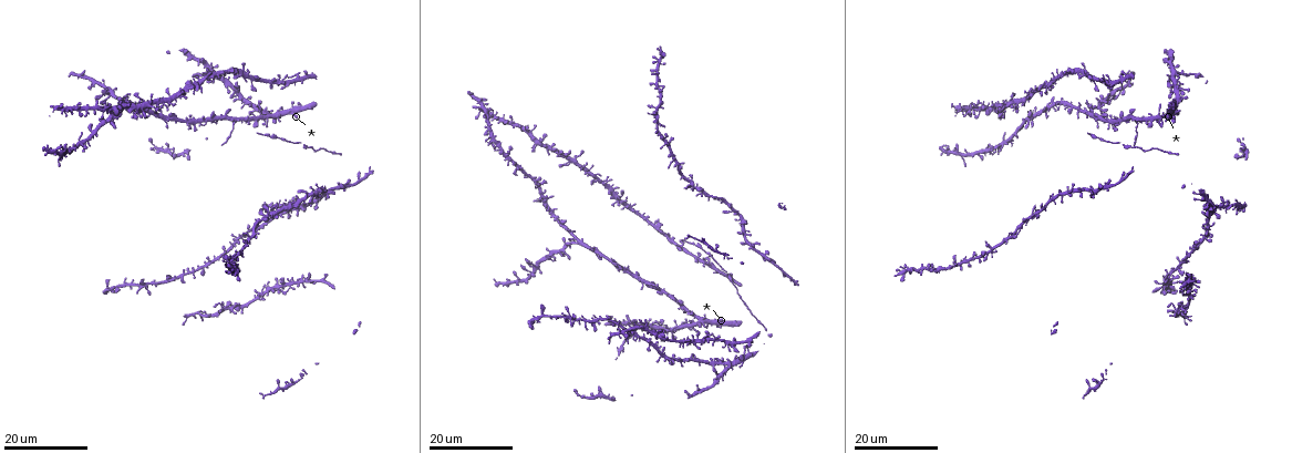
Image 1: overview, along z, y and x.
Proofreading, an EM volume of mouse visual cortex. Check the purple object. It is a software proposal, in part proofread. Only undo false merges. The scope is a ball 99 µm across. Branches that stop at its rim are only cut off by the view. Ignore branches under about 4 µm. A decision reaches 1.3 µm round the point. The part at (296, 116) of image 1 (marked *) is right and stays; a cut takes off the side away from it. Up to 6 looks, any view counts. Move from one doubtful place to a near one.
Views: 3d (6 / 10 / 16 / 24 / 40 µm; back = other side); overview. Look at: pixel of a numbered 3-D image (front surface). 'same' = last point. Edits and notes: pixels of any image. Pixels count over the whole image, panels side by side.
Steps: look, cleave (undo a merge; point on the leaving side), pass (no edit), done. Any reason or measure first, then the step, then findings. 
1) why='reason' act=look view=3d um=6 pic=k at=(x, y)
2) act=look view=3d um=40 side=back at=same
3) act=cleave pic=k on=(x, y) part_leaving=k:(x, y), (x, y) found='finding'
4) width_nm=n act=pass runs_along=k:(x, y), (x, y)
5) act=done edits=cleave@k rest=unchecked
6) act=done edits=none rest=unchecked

act=look view=3d um=24 pic=1 at=(657, 293)

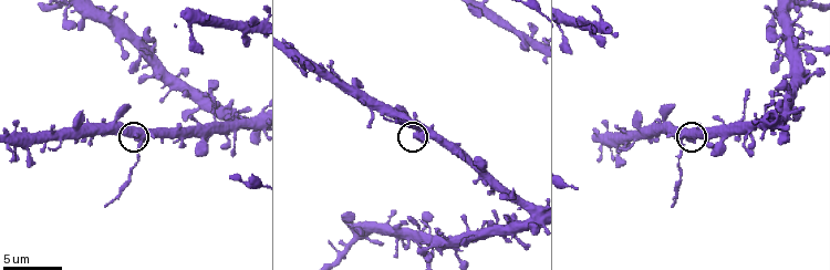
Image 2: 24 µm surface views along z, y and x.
act=look view=3d um=10 pic=2 at=(416, 135)

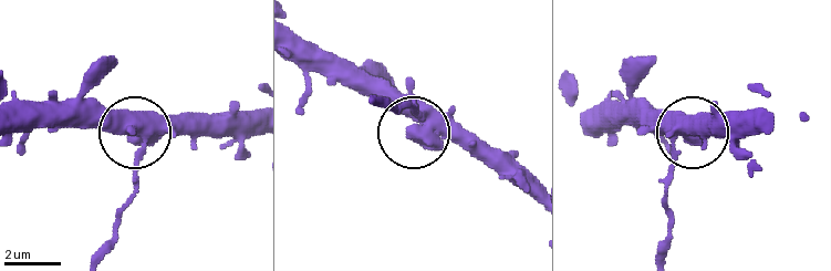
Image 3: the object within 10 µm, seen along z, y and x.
act=cleave pic=3 on=(135, 187) part_leaving=3:(147, 149), (116, 239), (104, 253) found='a second neuron is stuck on'

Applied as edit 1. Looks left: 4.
act=look view=3d um=16 pic=2 at=(188, 26)

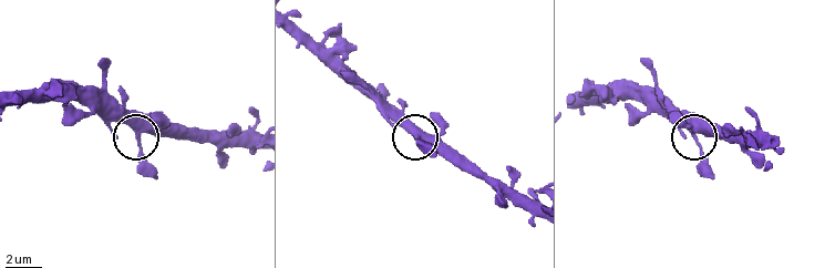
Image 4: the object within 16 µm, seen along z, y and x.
act=look view=3d um=6 pic=4 at=(692, 134)

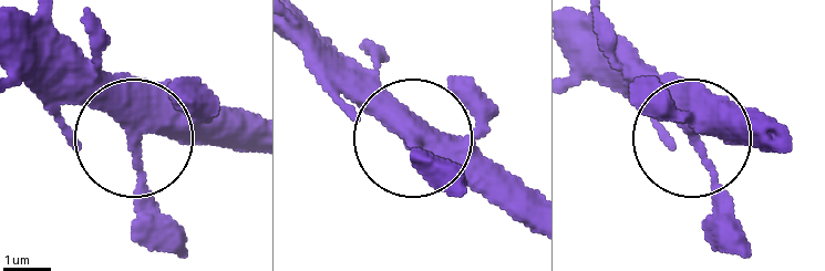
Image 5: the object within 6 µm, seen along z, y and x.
side_arm_um=20 act=pass runs_along=5:(18, 40), (53, 52), (136, 131), (239, 123) found='one neuron here'

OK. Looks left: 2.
why='four or more arms meet' act=look view=3d um=24 pic=1 at=(226, 306)

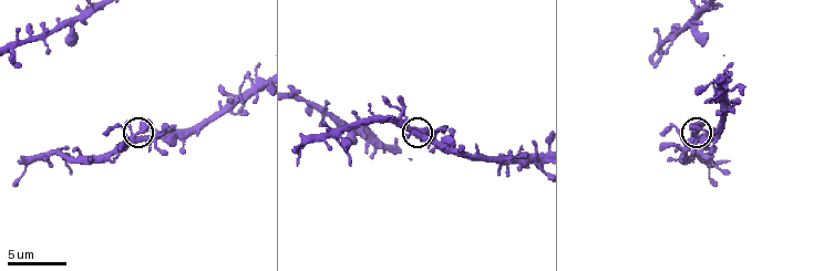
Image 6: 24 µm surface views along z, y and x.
act=look view=3d um=6 pic=6 at=(140, 139)

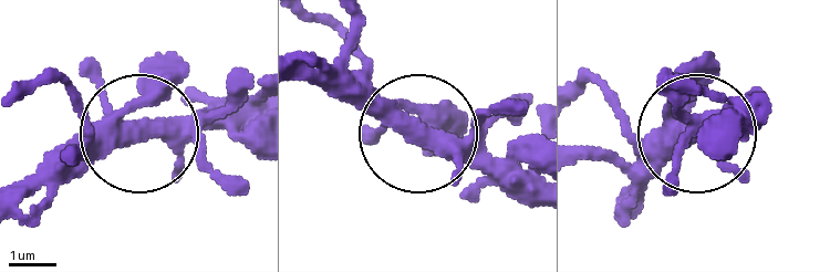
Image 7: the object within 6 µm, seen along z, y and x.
act=pass found='all the same neuron'

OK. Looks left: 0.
act=done edits=cleave@3 rest=unchecked

